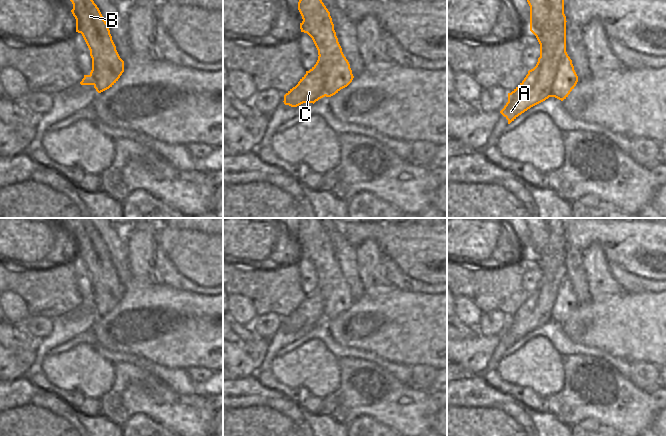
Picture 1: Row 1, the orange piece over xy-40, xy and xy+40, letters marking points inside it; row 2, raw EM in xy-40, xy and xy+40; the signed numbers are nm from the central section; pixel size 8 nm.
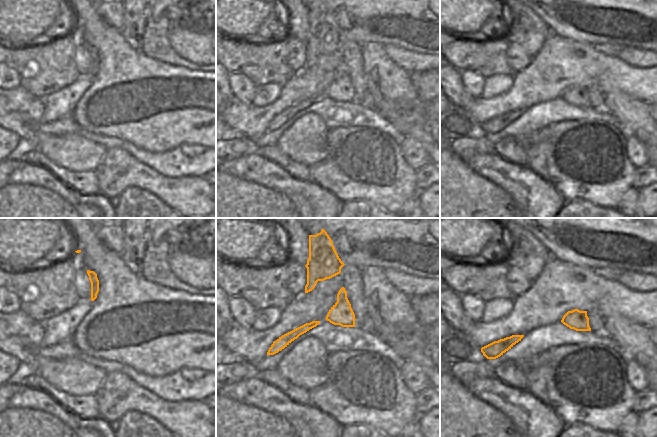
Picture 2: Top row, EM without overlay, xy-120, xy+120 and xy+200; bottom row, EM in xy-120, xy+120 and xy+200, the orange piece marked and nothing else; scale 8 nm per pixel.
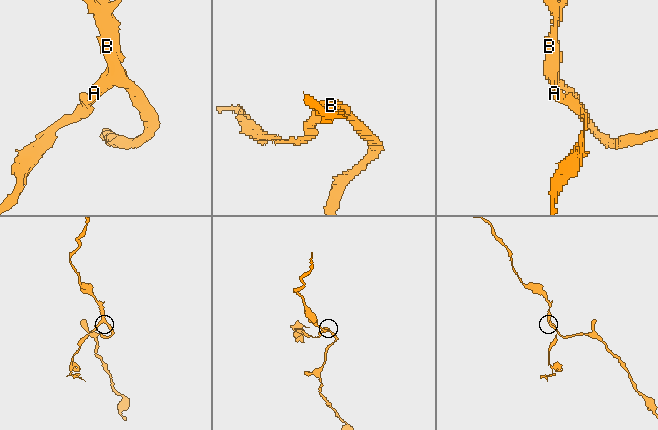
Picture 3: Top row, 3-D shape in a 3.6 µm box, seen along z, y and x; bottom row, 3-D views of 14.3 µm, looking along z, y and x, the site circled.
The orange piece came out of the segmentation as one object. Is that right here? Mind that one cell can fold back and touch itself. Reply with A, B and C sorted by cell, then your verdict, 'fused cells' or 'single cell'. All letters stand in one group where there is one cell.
groups A C / B; fused cells

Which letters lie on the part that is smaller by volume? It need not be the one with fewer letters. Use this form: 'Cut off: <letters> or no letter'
Cut off: A, C

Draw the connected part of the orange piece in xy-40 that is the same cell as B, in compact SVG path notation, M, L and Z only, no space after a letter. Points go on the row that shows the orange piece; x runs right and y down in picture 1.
M70 0L73 4L71 10L76 19L76 32L81 33L89 50L92 58L92 70L90 75L94 78L94 88L98 93L101 93L112 87L124 72L124 61L120 58L116 46L112 40L108 24L104 20L99 8L93 0Z

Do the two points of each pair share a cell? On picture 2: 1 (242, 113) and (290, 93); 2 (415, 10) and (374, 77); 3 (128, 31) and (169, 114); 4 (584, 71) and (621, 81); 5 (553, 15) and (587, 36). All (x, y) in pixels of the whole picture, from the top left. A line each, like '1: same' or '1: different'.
1: same
2: different
3: different
4: same
5: same

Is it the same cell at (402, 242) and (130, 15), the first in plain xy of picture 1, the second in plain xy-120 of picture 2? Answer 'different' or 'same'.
different

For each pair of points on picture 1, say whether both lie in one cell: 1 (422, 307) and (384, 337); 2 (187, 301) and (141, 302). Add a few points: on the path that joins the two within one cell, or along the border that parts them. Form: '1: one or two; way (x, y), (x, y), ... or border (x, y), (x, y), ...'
1: one; way (413, 316), (403, 326), (395, 326), (393, 328)
2: one; way (176, 302), (152, 302)

